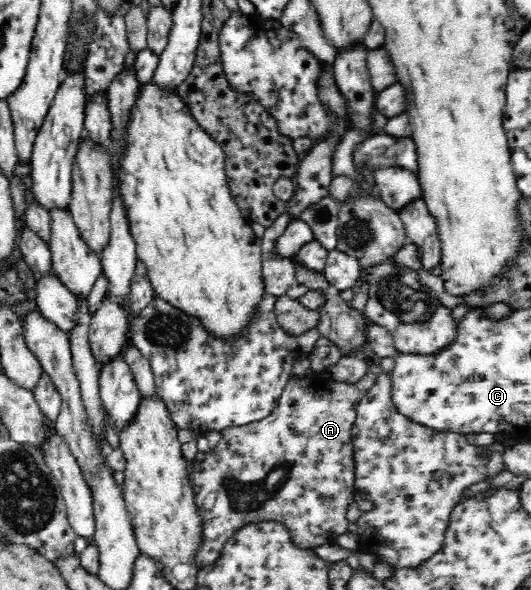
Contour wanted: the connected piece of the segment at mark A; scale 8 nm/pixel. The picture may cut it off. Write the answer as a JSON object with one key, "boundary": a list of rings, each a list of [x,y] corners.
{"boundary":[[[370,368],[357,383],[343,383],[333,381],[333,383],[325,383],[325,399],[321,395],[321,389],[319,389],[319,381],[321,379],[315,379],[309,381],[309,379],[291,378],[282,391],[281,397],[279,397],[277,405],[273,408],[273,411],[267,417],[261,419],[261,421],[247,423],[240,426],[229,426],[225,429],[221,429],[219,433],[221,438],[217,445],[204,453],[204,459],[200,462],[193,460],[193,471],[189,475],[190,484],[193,486],[193,493],[195,494],[194,502],[196,503],[200,517],[203,519],[203,543],[201,543],[201,549],[197,553],[197,566],[199,569],[205,568],[210,564],[213,564],[216,560],[220,559],[221,551],[228,543],[228,539],[231,538],[241,527],[244,527],[249,523],[260,523],[261,521],[281,521],[287,530],[291,532],[291,538],[293,538],[293,544],[299,548],[315,548],[321,547],[326,544],[336,544],[340,535],[347,534],[347,526],[350,521],[346,519],[347,507],[353,502],[353,481],[355,474],[355,462],[353,462],[353,444],[351,444],[351,427],[353,427],[353,421],[355,421],[355,411],[357,404],[368,394],[368,391],[374,386],[378,376],[378,370]]]}

